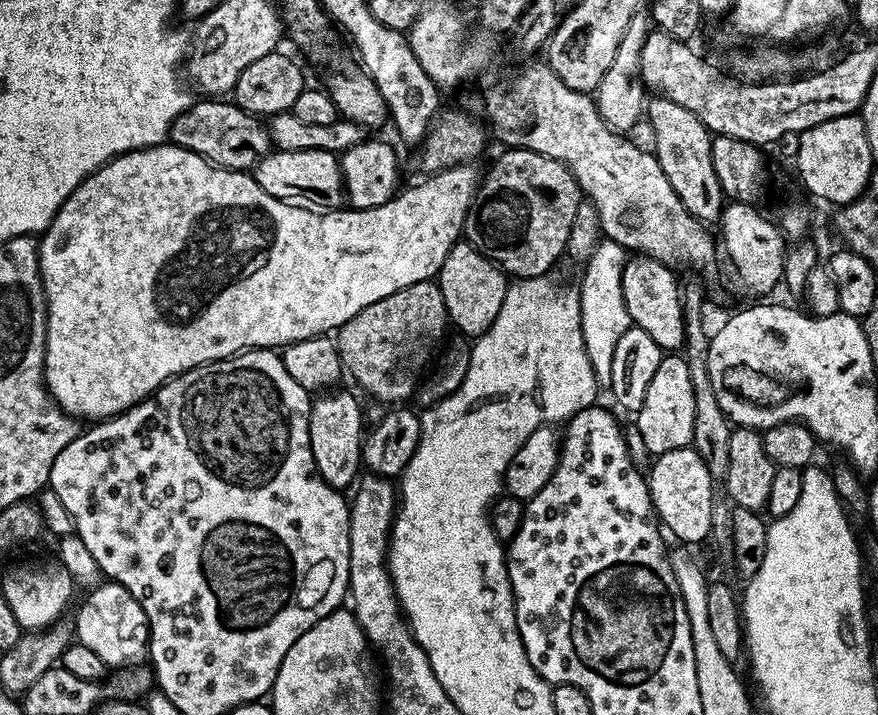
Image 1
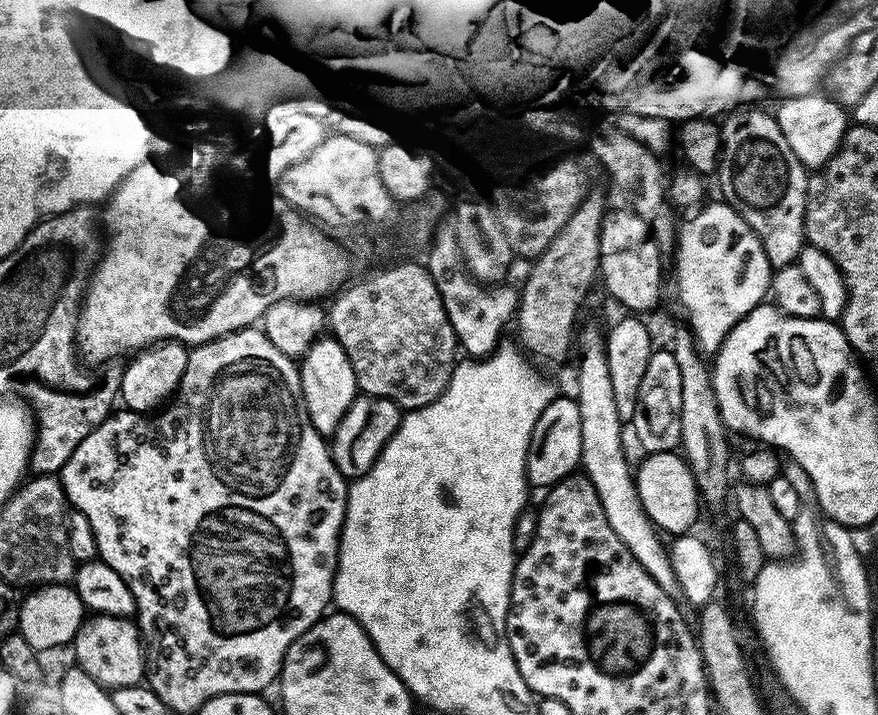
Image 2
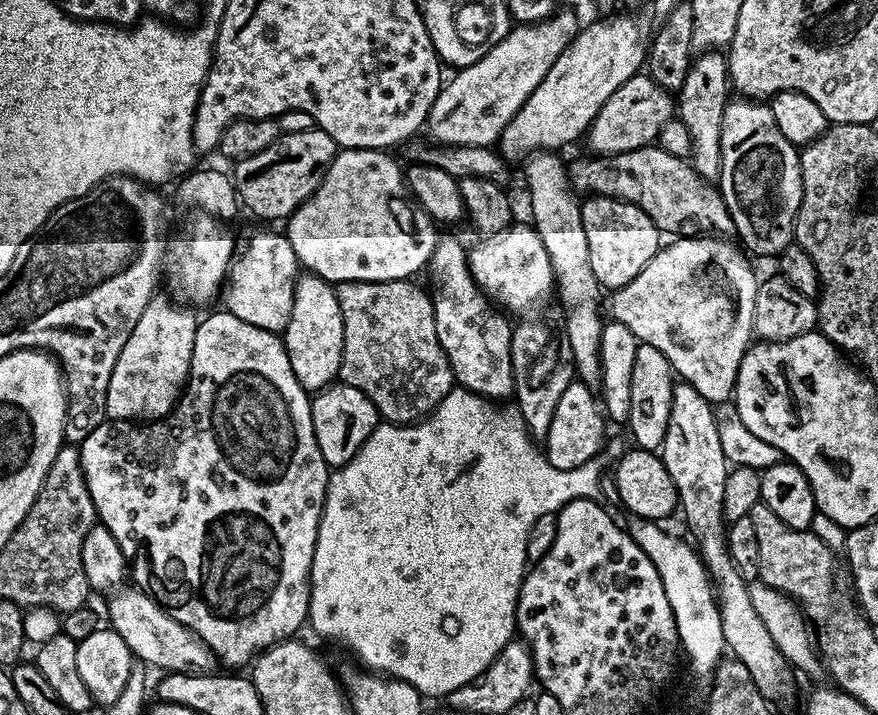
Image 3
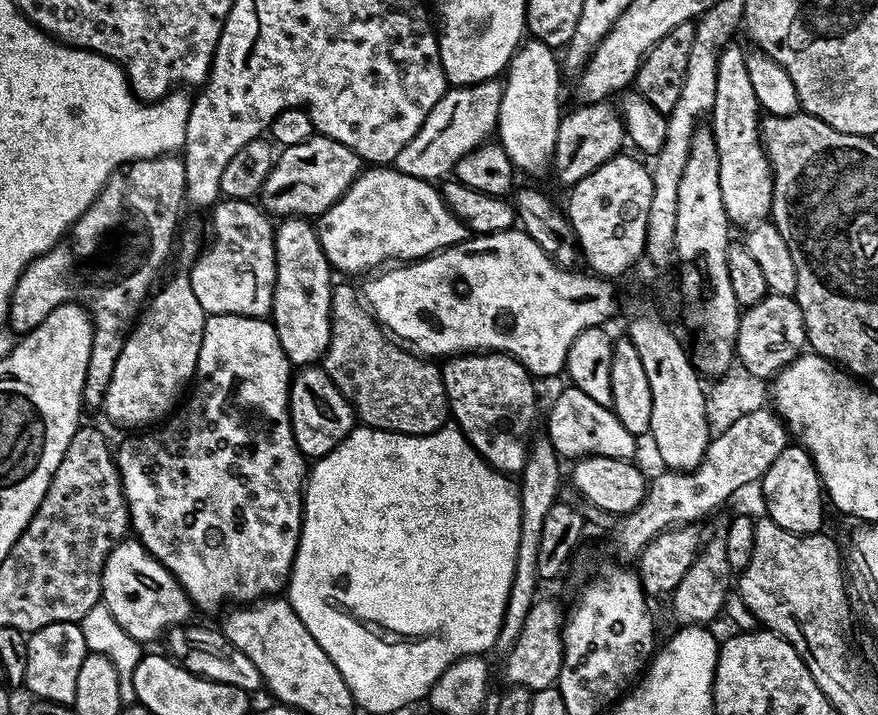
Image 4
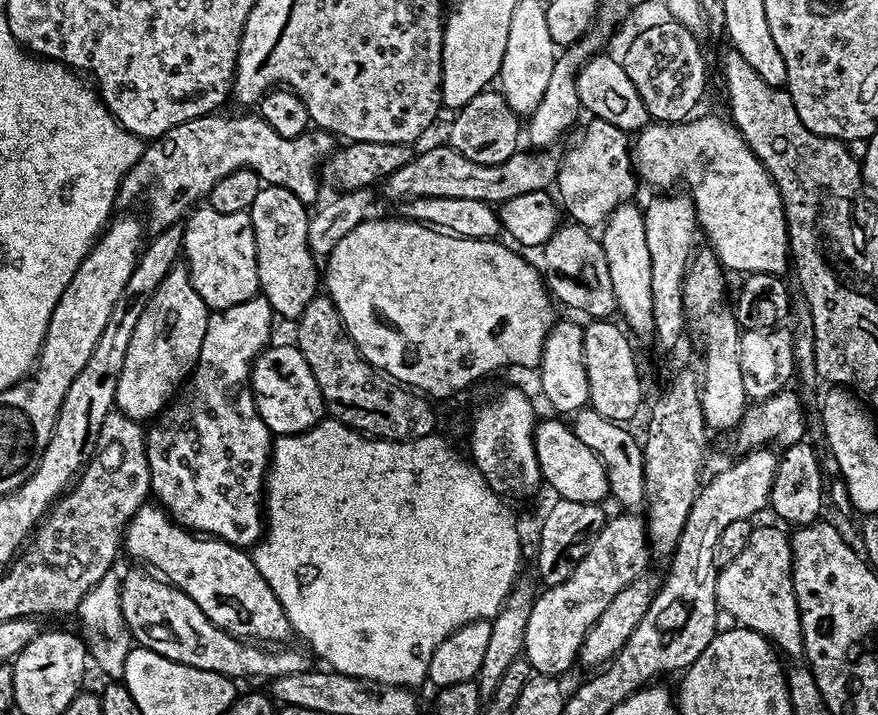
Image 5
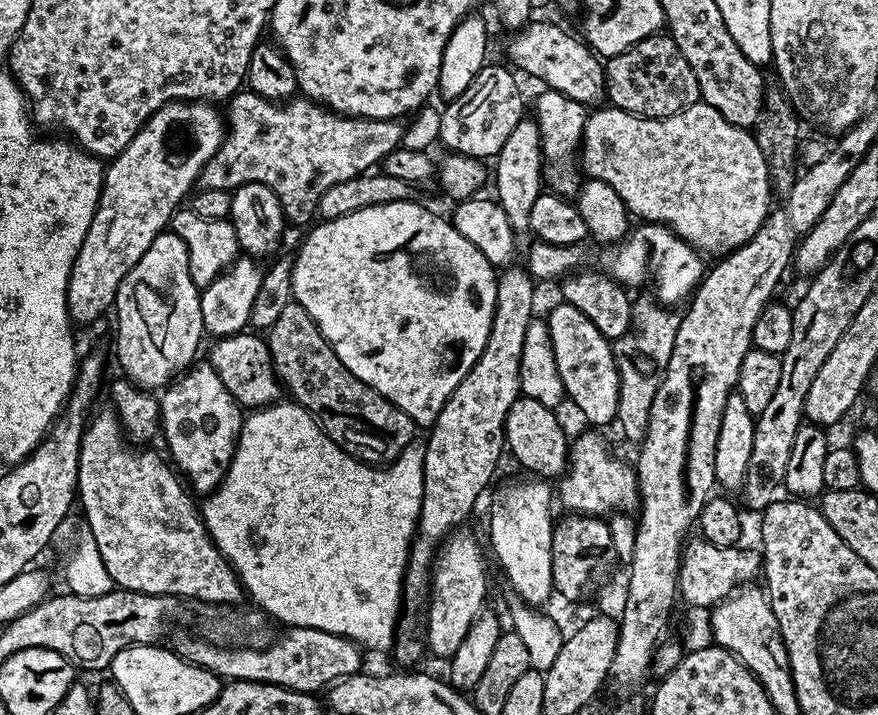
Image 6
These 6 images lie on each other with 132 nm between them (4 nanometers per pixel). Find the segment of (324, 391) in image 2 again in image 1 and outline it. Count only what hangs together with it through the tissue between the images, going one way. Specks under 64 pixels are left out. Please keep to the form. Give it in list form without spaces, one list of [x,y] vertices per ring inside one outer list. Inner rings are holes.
[[[329,391],[313,403],[308,429],[310,450],[314,454],[317,474],[331,488],[345,490],[344,488],[351,489],[357,483],[362,472],[361,449],[366,437],[366,424],[364,426],[364,416],[360,413],[359,402],[350,393],[340,391]]]

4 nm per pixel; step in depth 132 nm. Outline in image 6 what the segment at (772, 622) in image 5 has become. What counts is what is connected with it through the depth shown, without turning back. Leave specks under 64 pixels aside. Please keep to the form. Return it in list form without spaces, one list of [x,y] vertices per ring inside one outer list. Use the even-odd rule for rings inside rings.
[[[697,539],[697,544],[685,547],[680,562],[680,587],[679,595],[685,605],[694,607],[706,607],[713,609],[721,604],[724,599],[731,596],[741,586],[761,575],[762,556],[759,551],[751,552],[745,546],[735,548],[719,548],[713,544],[707,544],[704,539]]]

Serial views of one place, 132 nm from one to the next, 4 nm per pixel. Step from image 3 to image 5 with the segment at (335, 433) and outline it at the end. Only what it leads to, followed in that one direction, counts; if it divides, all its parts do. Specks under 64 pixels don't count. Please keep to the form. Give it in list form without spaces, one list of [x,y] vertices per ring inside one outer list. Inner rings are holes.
[[[293,343],[268,346],[249,365],[248,388],[256,413],[273,435],[296,435],[318,424],[326,412],[326,401],[301,352]]]

